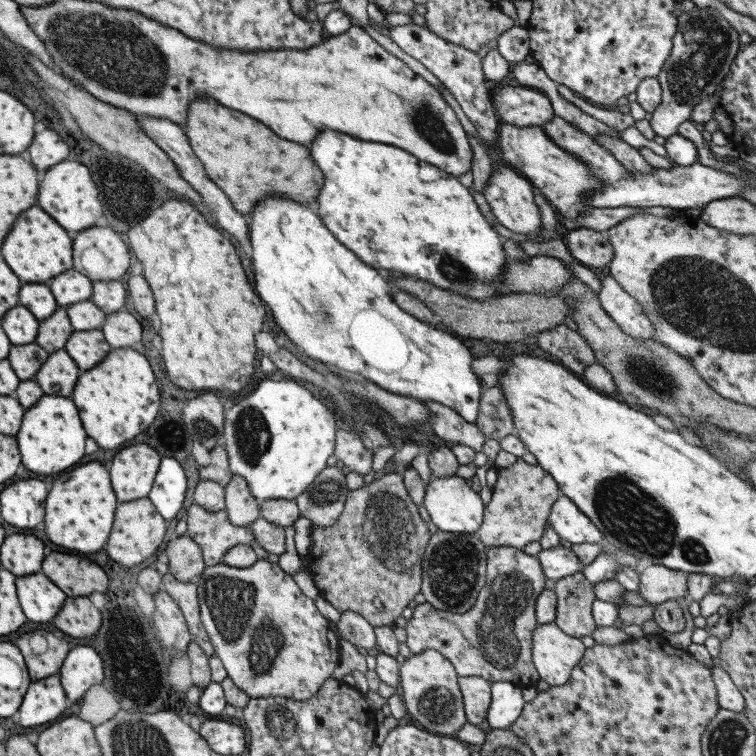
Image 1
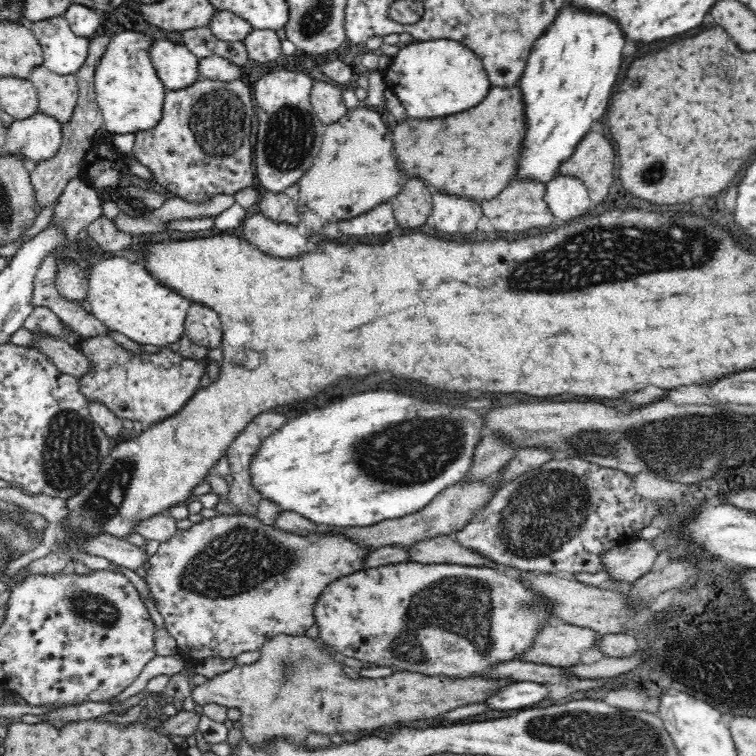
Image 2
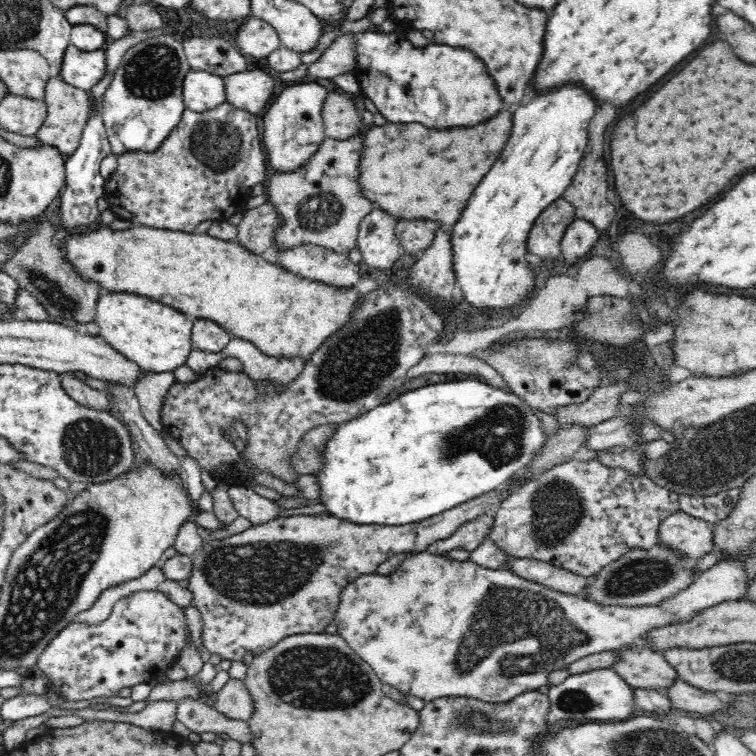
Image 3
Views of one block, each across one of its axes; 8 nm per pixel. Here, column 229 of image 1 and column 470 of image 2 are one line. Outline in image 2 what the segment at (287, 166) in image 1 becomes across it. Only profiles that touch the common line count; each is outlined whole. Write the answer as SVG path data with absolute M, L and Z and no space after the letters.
M518 84L509 87L492 86L478 106L450 116L416 119L407 117L390 131L394 157L408 176L420 176L428 186L450 195L468 197L474 201L490 200L500 194L518 174L522 140L526 136L524 97Z

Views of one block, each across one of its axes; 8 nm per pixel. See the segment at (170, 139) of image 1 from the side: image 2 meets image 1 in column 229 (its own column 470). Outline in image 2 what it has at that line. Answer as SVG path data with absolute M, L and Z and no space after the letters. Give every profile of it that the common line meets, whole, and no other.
M438 191L433 196L432 222L444 238L476 230L482 209L478 201Z

